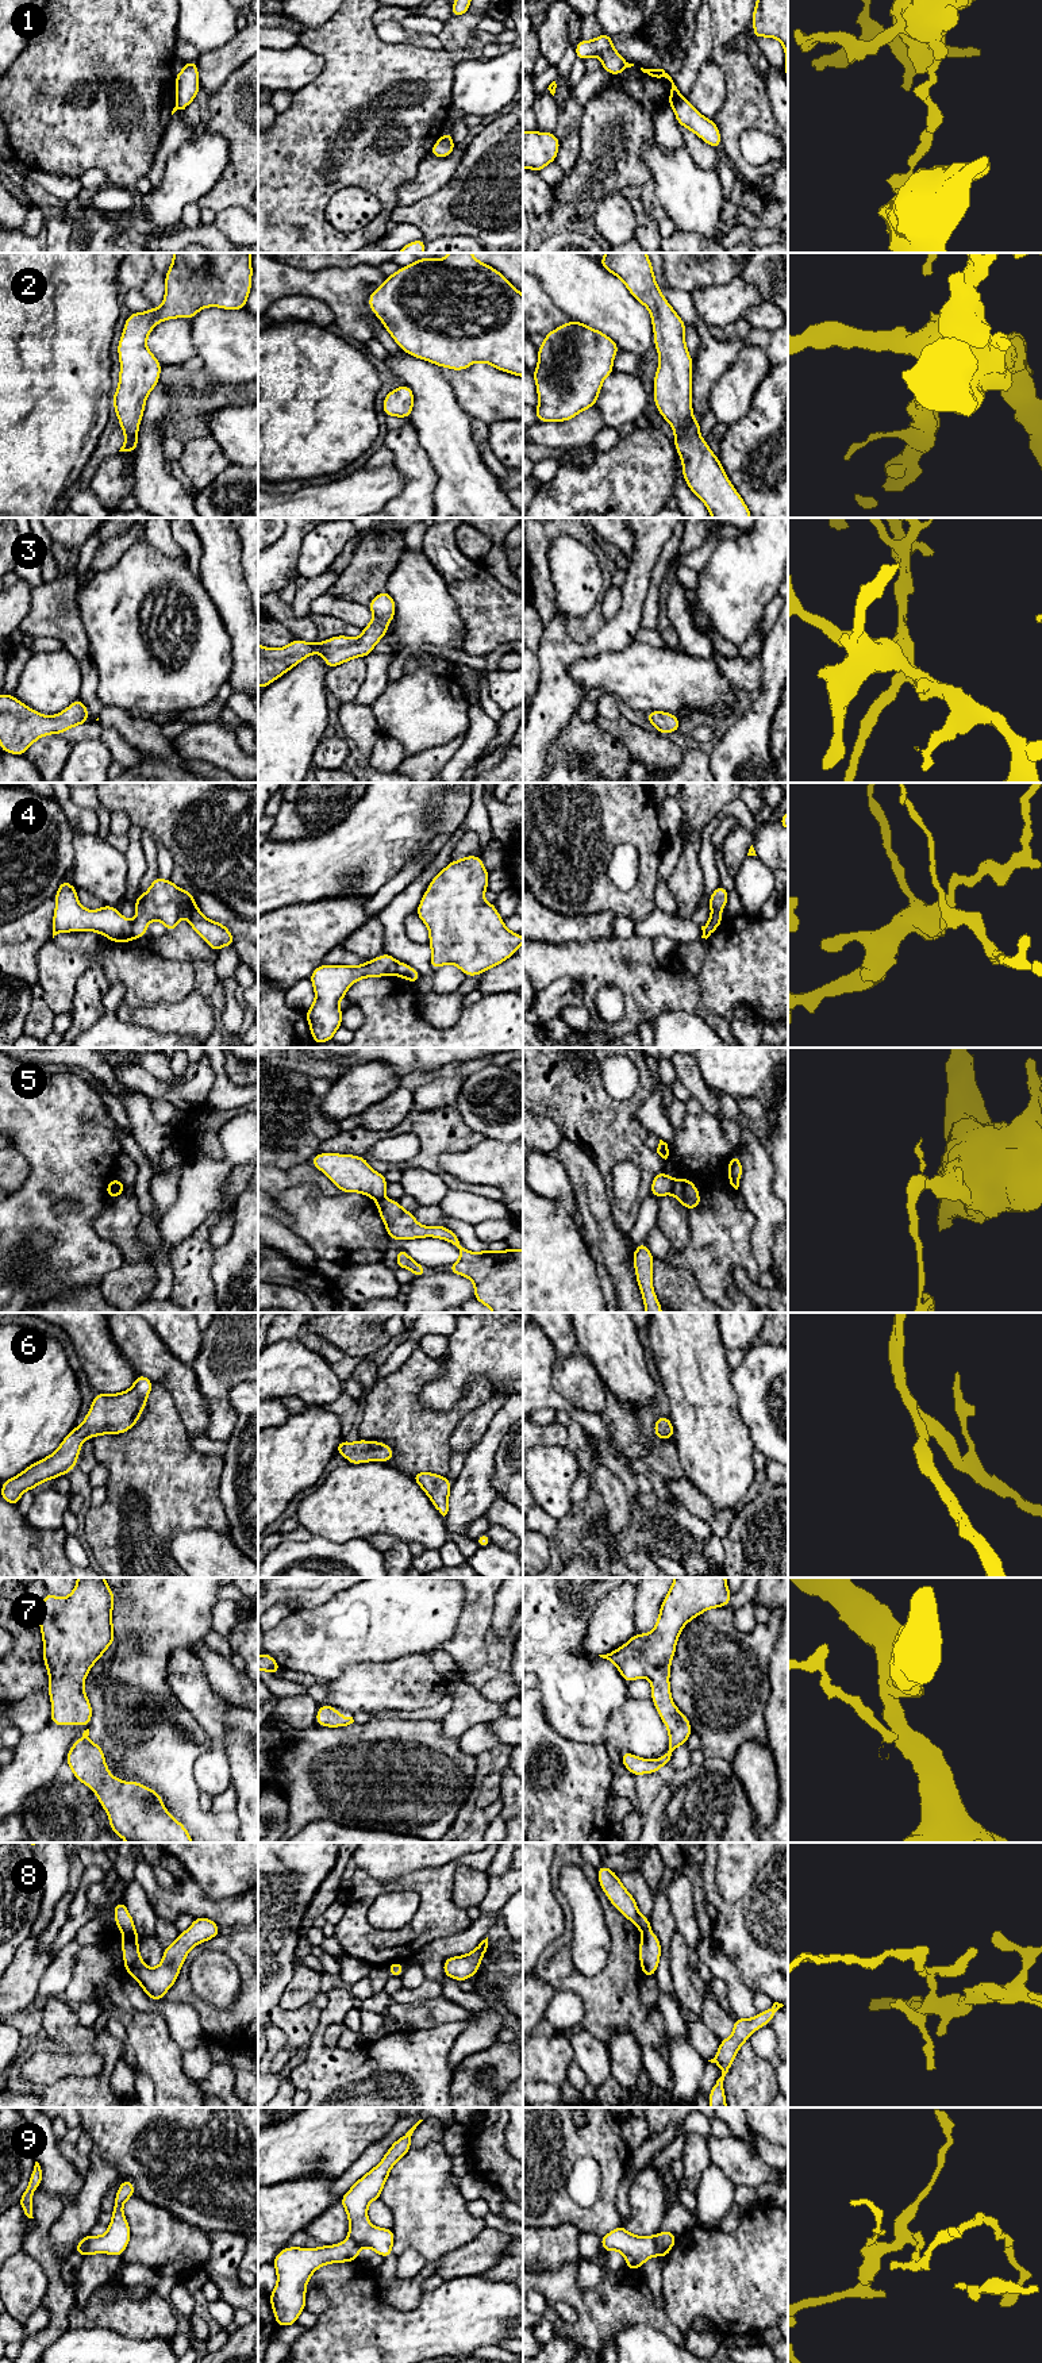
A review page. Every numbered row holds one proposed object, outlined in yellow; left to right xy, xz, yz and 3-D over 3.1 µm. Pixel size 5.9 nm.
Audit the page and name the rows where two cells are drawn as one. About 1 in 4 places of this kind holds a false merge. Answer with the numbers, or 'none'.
1, 4, 5, 8, 9

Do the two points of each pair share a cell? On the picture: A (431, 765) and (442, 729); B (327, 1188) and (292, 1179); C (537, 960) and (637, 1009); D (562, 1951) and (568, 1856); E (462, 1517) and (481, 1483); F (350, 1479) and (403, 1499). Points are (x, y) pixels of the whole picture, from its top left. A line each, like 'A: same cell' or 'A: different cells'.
A: different cells
B: same cell
C: same cell
D: same cell
E: same cell
F: same cell

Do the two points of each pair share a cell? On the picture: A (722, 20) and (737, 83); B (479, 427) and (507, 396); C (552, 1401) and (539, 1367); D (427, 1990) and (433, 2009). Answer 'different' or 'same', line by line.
A: same
B: different
C: same
D: different

